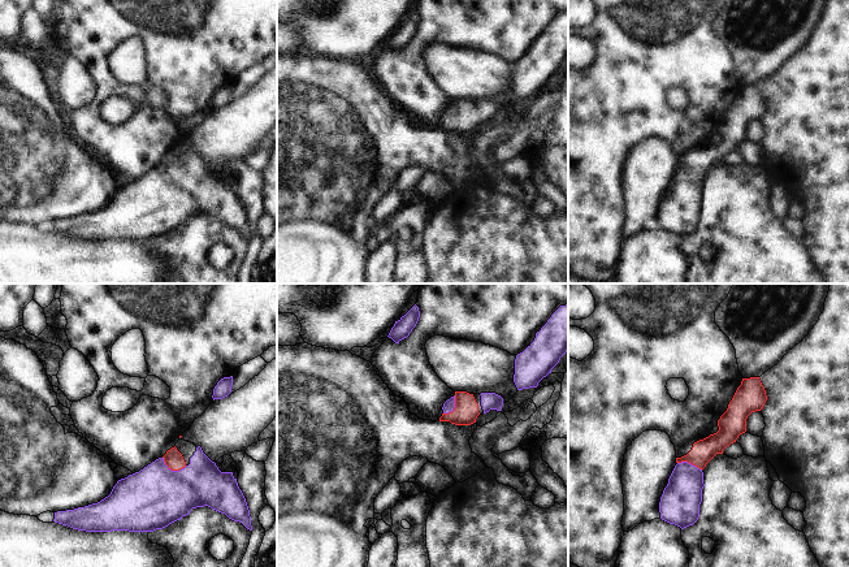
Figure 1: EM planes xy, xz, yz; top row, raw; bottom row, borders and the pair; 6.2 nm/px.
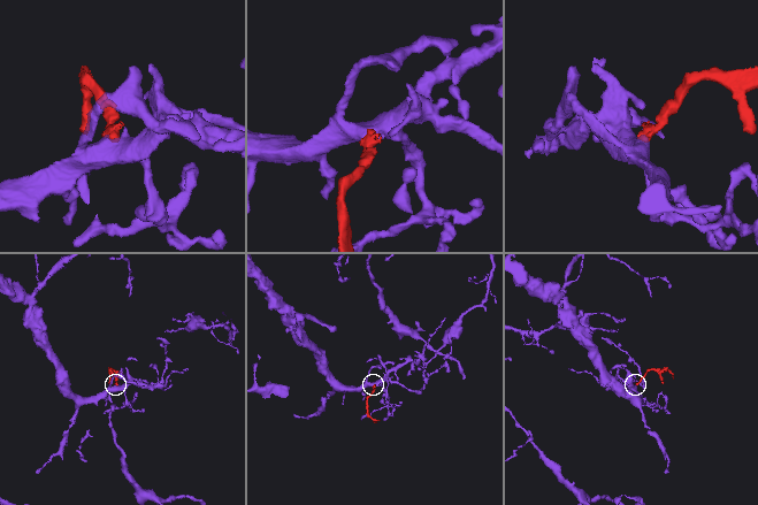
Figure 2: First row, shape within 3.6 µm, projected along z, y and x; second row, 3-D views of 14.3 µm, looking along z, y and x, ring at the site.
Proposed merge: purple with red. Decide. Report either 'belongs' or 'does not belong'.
belongs

